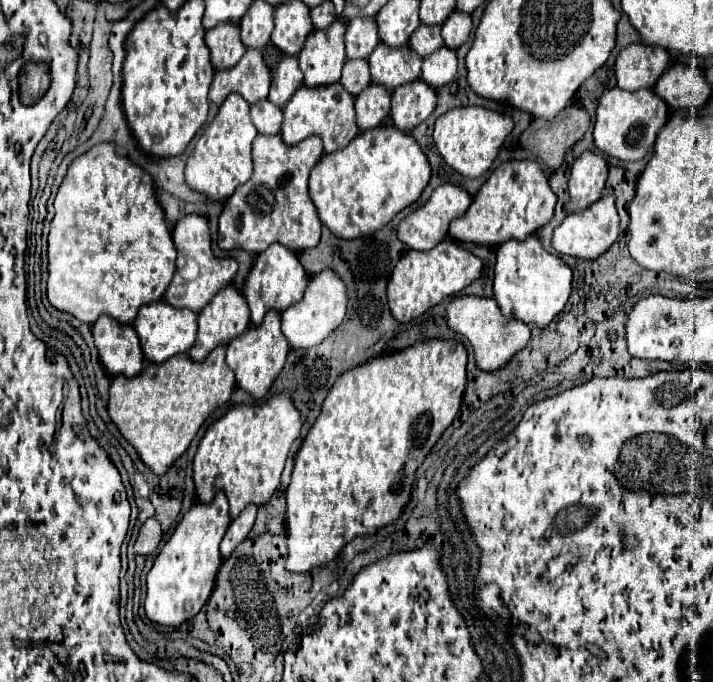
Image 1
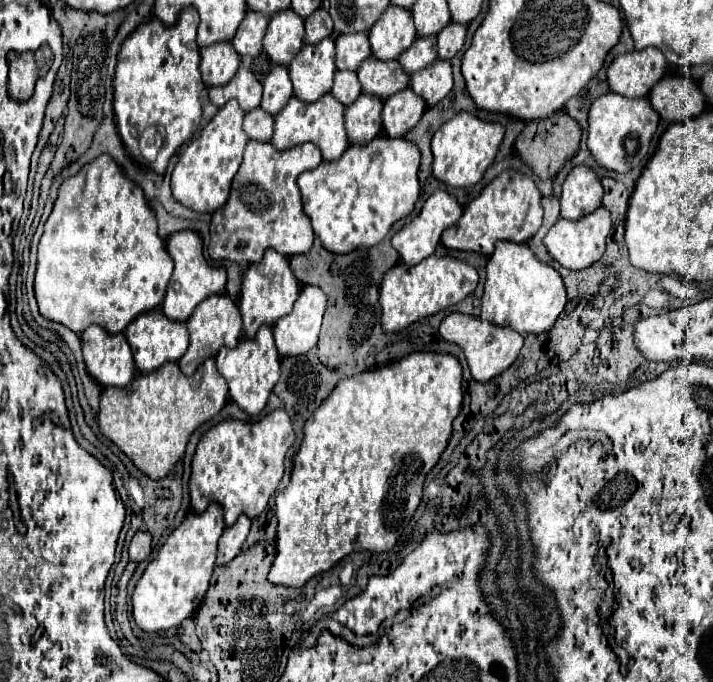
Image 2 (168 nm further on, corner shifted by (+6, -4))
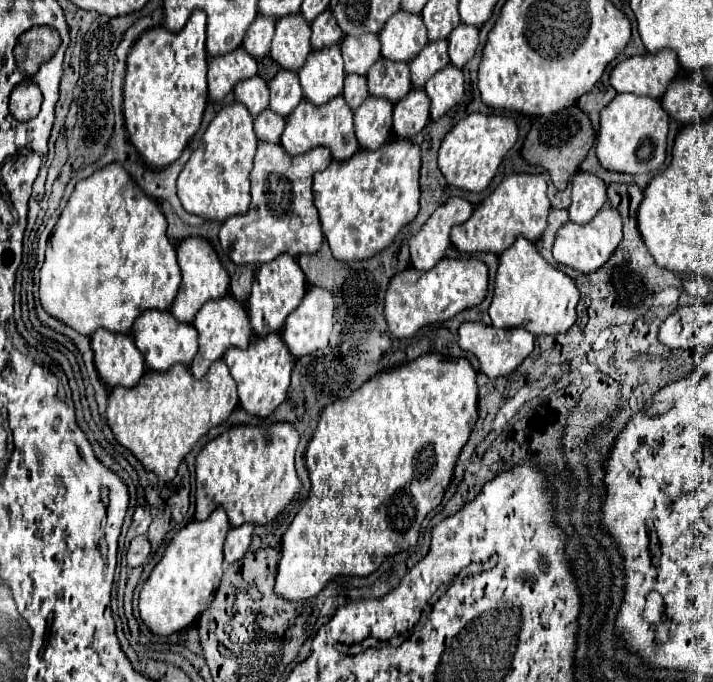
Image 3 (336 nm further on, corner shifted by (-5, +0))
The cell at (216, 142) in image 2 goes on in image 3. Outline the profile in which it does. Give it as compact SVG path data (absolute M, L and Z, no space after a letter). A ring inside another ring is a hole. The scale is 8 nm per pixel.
M233 103L223 107L207 131L203 133L201 145L191 153L177 179L177 195L185 211L203 219L225 221L233 215L245 215L251 205L249 171L253 165L257 137L253 133L253 117L247 107Z

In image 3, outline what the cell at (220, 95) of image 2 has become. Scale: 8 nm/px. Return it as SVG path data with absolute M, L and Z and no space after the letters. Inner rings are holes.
M251 77L243 83L235 85L235 99L243 103L253 117L257 117L261 111L269 107L269 91L267 83L261 77Z

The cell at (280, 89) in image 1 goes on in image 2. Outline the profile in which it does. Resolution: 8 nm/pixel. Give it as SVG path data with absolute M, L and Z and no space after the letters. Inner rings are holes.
M274 65L268 77L264 79L264 97L262 109L270 115L276 115L292 97L292 81L284 65Z

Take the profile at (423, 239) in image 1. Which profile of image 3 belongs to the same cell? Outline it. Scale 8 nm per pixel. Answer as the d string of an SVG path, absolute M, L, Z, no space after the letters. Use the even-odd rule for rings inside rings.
M451 197L445 205L441 205L423 225L423 229L411 237L411 263L419 271L433 269L445 255L449 247L449 231L455 225L465 223L473 213L473 205L467 199Z

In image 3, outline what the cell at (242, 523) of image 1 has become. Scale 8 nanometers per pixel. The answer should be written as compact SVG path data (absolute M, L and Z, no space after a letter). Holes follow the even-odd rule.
M245 523L241 527L233 527L225 539L225 561L227 563L235 563L239 561L247 549L249 549L249 543L251 543L251 533L253 533L253 527L251 523Z

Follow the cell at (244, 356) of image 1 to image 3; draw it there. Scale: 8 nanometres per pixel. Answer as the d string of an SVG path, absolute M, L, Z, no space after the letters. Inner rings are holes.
M271 333L263 339L255 339L247 349L229 347L225 351L225 363L229 367L231 377L237 383L239 391L239 405L255 417L269 417L287 397L289 377L293 369L293 357L287 351L281 335Z

